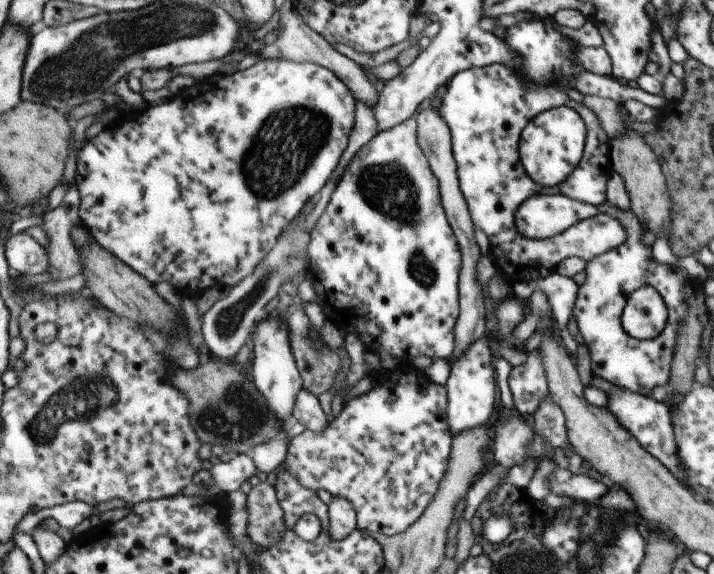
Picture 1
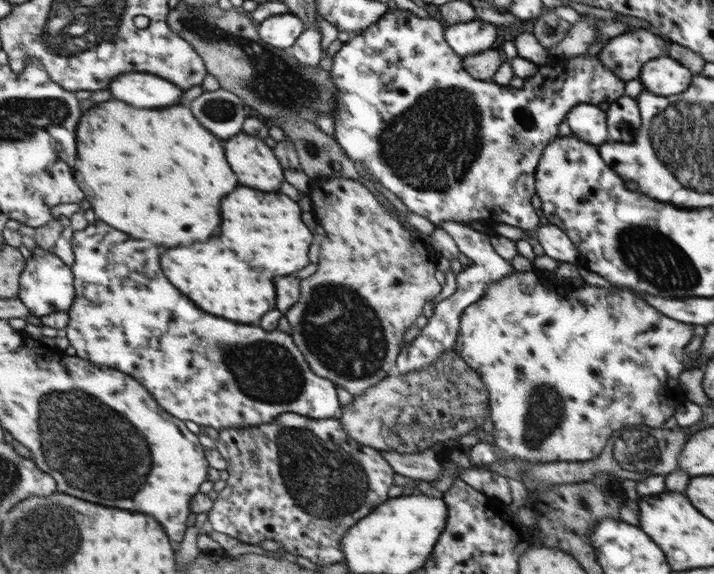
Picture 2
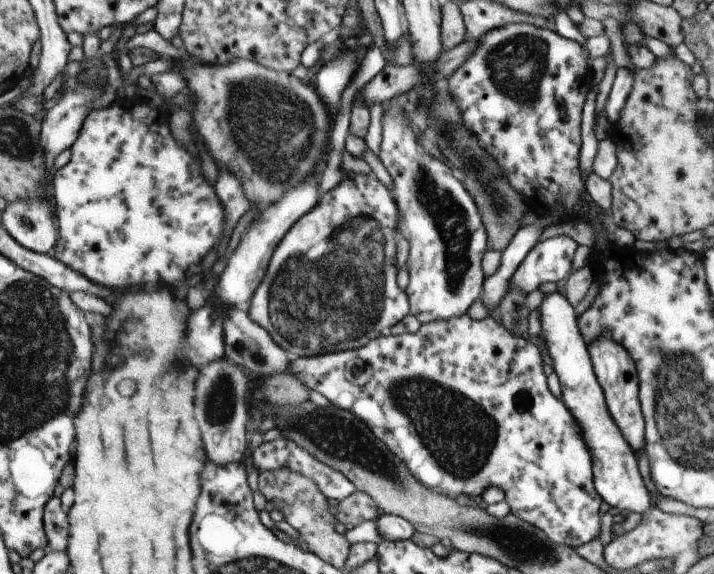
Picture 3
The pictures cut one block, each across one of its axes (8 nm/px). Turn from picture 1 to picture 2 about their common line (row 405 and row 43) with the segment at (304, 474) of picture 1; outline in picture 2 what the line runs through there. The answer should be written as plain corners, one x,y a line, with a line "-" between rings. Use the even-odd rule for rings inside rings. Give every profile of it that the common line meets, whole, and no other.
396,8
386,9
379,18
369,27
359,32
354,32
349,40
342,43
339,50
331,58
332,82
336,86
336,113
333,113
333,139
342,148
343,152
355,164
363,163
365,172
371,176
371,180
377,180
377,184
391,194
395,194
412,214
428,218
436,227
441,226
443,221
468,223
471,220
491,220
499,224
516,226
522,231
536,230
540,216
535,214
534,205
529,204
529,198
535,196
536,188
533,188
533,174
535,166
539,164
539,158
543,156
545,146
554,141
558,135
558,124
565,121
566,114
573,106
580,104
611,103
617,98
624,96
623,80
616,78
608,67
605,67
598,56
575,56
573,58
560,58
552,55
547,56
545,64
537,65
537,72
524,80
523,88
515,90
509,86
500,86
490,80
473,79
462,67
462,59
452,47
444,41
444,25
435,19
420,18
413,13

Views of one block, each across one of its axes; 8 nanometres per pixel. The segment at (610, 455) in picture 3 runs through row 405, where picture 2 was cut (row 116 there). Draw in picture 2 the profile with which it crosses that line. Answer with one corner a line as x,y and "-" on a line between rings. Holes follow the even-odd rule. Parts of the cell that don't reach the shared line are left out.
591,104
573,106
566,114
565,122
570,128
570,135
580,142
600,146
609,141
607,116
596,106

